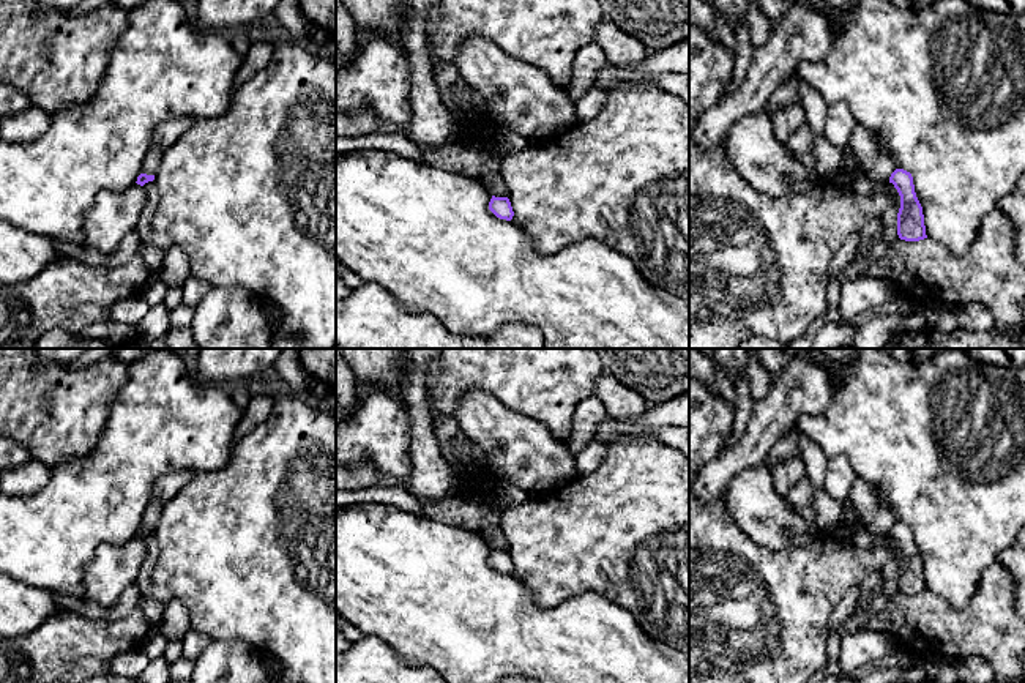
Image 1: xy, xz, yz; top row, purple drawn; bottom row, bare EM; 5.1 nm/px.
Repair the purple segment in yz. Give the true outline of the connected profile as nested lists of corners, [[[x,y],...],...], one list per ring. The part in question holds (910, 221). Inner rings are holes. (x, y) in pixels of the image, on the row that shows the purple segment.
[[[896,169],[889,183],[894,185],[900,196],[900,208],[897,213],[897,235],[905,241],[919,241],[927,238],[922,207],[916,197],[913,177],[904,169]]]

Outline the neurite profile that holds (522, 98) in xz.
[[[473,33],[460,43],[456,68],[486,99],[492,120],[505,131],[544,142],[577,123],[566,88],[484,36]]]

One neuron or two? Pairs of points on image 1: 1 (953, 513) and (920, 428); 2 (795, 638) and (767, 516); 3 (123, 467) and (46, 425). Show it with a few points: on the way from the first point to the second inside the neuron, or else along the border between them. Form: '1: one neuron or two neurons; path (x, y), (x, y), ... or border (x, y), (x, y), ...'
1: one neuron; path (942, 492), (929, 480), (929, 448)
2: two neurons; border (743, 532), (762, 546), (775, 551), (789, 551)
3: two neurons; border (108, 417), (96, 444), (89, 451), (55, 464)

